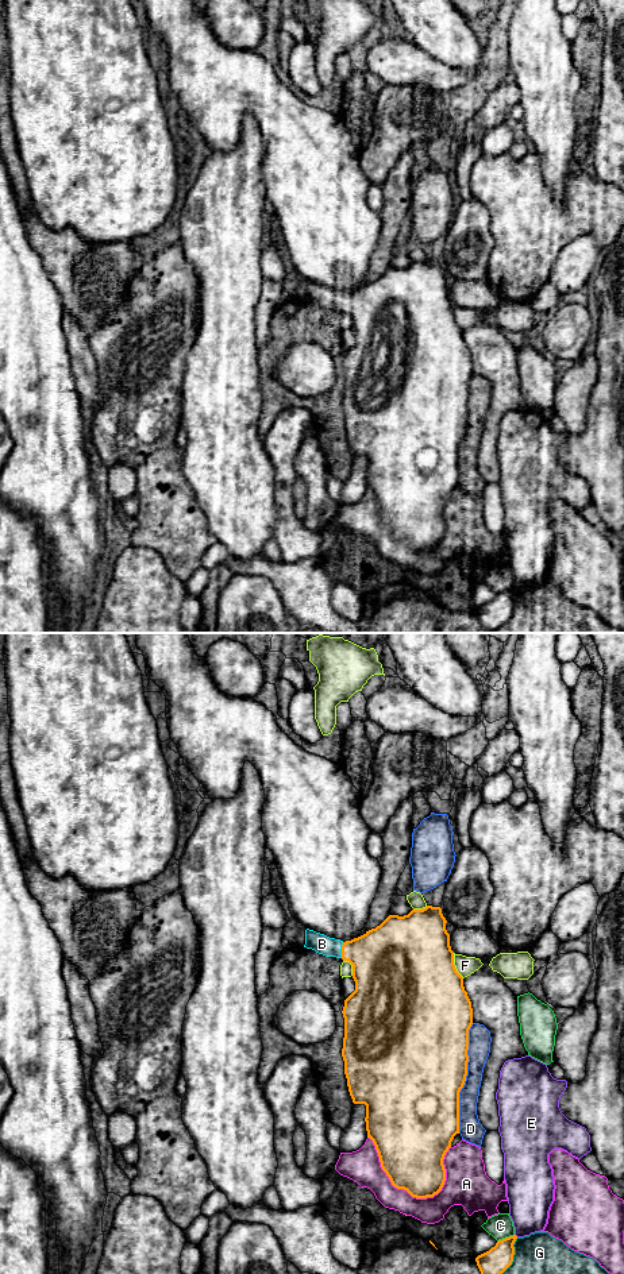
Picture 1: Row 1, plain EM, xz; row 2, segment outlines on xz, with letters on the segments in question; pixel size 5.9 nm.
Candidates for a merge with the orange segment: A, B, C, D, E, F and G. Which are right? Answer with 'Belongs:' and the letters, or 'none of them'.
Belongs: B

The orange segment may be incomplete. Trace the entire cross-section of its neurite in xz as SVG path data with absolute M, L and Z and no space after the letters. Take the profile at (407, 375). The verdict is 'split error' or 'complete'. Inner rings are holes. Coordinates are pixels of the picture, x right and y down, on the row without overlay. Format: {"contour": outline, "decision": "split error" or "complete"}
{"contour": "M427 258L408 267L389 267L380 278L351 293L330 290L305 282L304 300L353 317L355 343L344 352L344 390L342 409L354 456L366 458L366 483L375 498L381 520L392 537L412 549L438 547L446 533L443 511L459 486L459 444L465 437L469 414L469 382L473 360L463 329L454 317L454 304L440 259Z", "decision": "split error"}

